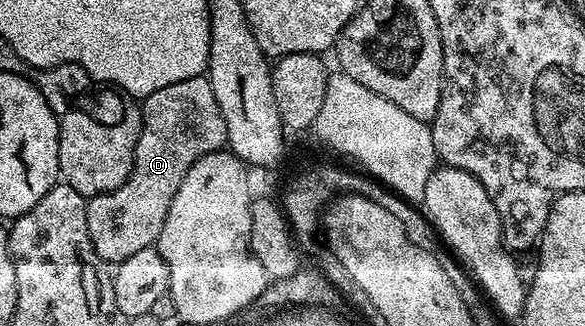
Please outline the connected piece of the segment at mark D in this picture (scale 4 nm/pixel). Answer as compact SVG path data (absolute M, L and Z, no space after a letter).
M206 76L176 80L176 84L159 88L141 99L140 109L142 131L136 140L134 163L128 180L124 180L124 184L112 192L86 199L88 236L92 240L94 254L103 263L117 264L128 260L128 256L133 256L135 252L140 252L140 248L154 246L164 228L164 220L168 220L168 208L176 196L176 188L180 188L180 184L184 184L184 176L188 176L188 168L192 168L200 156L208 156L227 145L224 116L221 115L220 105L213 96L212 84Z

